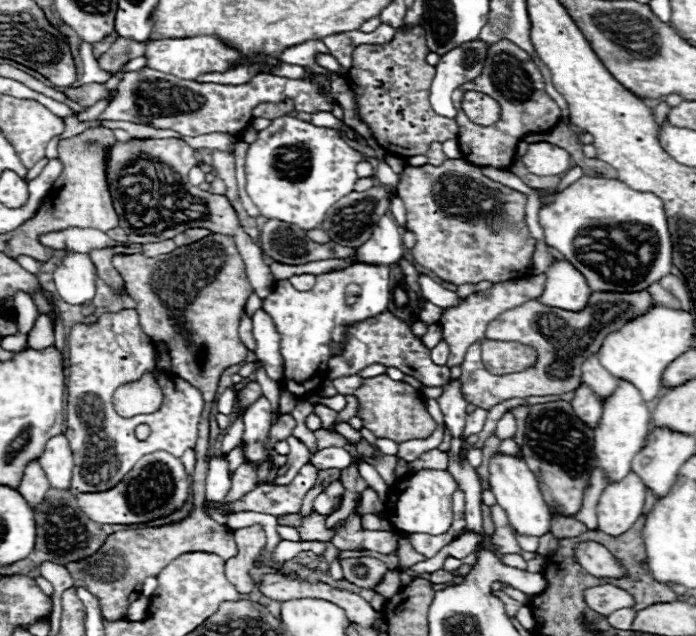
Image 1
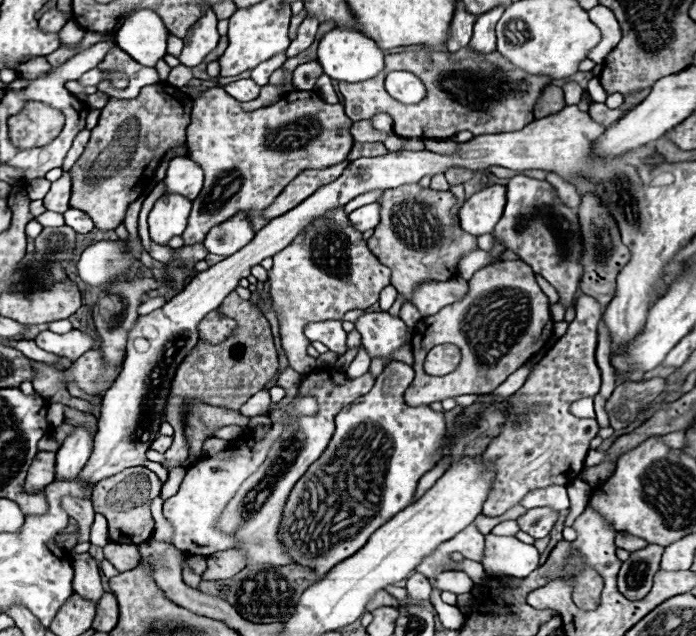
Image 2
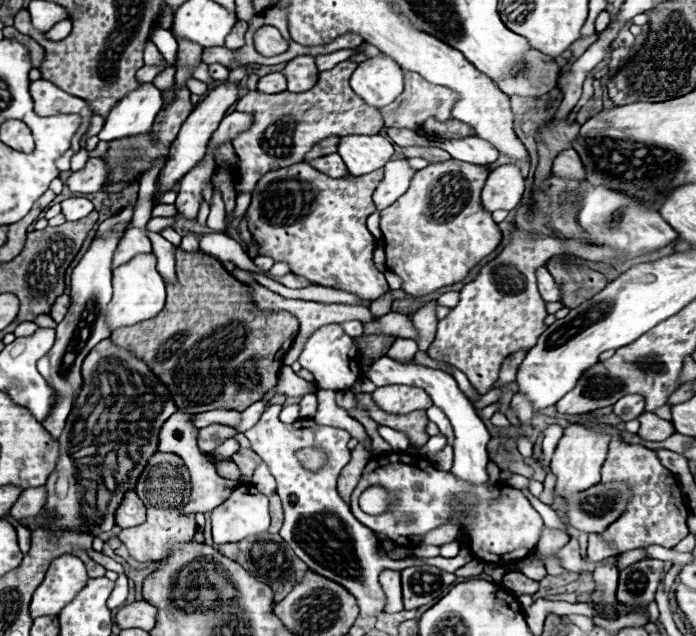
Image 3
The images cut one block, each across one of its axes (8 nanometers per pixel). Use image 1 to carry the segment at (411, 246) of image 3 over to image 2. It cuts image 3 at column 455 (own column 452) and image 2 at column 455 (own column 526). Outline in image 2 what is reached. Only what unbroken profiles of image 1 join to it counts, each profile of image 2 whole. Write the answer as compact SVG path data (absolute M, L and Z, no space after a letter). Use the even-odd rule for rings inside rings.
M410 184L398 190L384 190L376 202L380 204L380 224L374 228L368 248L384 266L392 270L392 286L402 294L404 302L410 302L416 284L454 278L458 260L466 252L478 248L476 236L466 234L452 224L450 208L456 198L450 190L428 192L426 188L420 190L416 184Z

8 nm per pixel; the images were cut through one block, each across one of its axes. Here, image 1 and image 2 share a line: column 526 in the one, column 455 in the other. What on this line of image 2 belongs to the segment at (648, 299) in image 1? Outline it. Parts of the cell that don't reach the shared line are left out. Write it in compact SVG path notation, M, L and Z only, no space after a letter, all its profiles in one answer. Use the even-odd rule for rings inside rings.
M496 262L478 270L468 280L468 294L462 300L416 324L410 342L416 378L404 392L406 404L428 406L462 394L492 392L550 340L554 320L548 306L548 298L536 284L534 272L526 262ZM438 344L456 344L462 350L462 362L446 376L428 376L424 372L424 358Z

